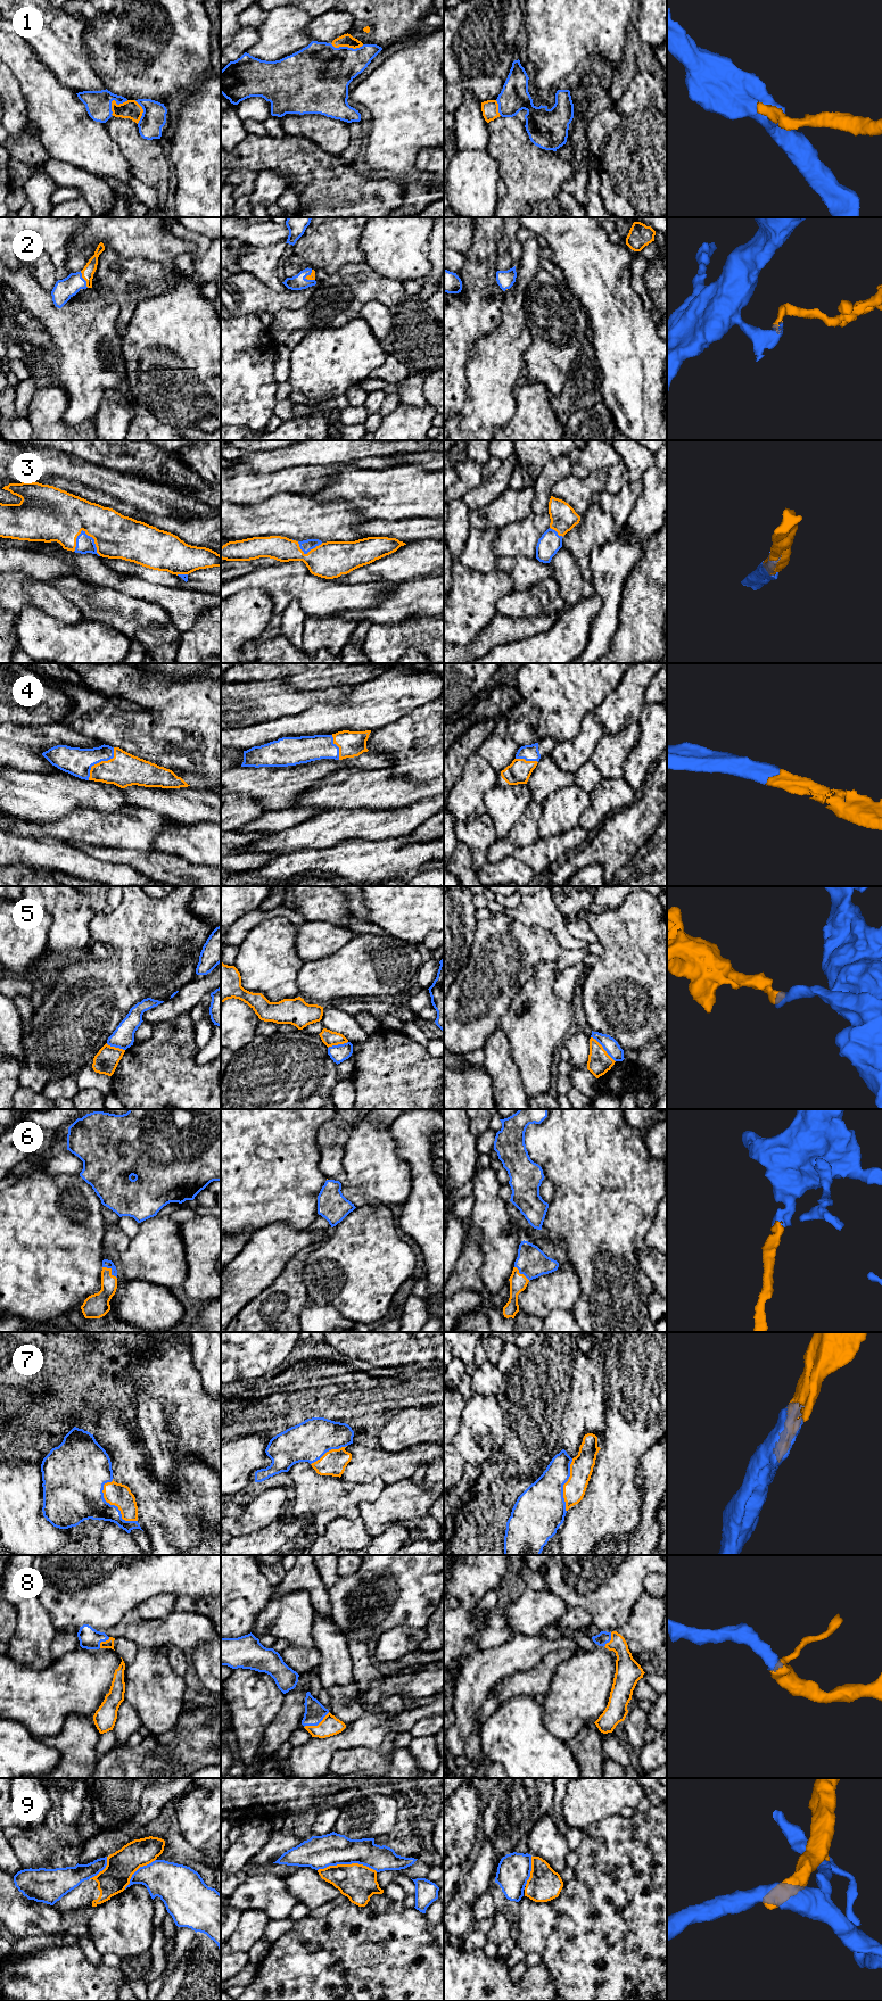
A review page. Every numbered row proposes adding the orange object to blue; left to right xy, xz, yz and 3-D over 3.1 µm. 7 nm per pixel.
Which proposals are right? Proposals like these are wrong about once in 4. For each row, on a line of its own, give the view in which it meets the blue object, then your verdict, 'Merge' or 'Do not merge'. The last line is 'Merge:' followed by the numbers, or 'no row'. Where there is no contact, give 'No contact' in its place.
1: Touches blue in xz. Merge
2: Touches blue in xy. Merge
3: Touches blue in xy. Merge
4: Touches blue in xy. Merge
5: Touches blue in yz. Do not merge
6: Touches blue in xy. Merge
7: Touches blue in xy. Merge
8: Touches blue in xz. Merge
9: Touches blue in xz. Do not merge
Merge: 1, 2, 3, 4, 6, 7, 8

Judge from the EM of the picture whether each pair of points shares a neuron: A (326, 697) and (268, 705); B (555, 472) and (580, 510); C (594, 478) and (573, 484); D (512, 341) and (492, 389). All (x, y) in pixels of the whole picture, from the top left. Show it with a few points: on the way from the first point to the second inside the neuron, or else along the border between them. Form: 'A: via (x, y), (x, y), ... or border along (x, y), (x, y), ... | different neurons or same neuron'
A: via (311, 697), (298, 701), (282, 701) | same neuron
B: border along (571, 473), (561, 478), (554, 485), (550, 495) | different neurons
C: via (588, 484), (578, 484) | same neuron
D: via (501, 353), (493, 368), (492, 378) | same neuron

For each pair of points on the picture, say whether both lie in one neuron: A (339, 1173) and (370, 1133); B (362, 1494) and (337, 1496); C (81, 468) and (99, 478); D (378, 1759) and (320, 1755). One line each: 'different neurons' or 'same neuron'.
A: different neurons
B: same neuron
C: same neuron
D: different neurons

